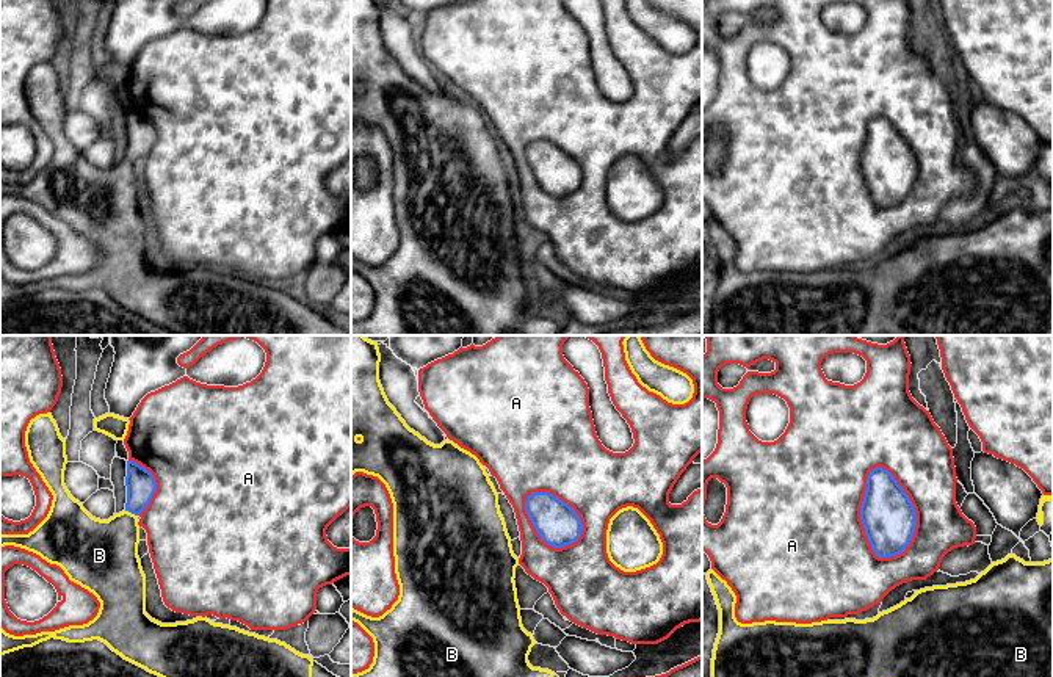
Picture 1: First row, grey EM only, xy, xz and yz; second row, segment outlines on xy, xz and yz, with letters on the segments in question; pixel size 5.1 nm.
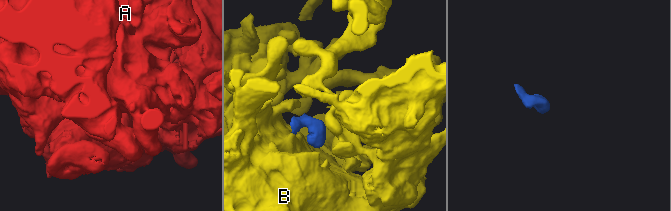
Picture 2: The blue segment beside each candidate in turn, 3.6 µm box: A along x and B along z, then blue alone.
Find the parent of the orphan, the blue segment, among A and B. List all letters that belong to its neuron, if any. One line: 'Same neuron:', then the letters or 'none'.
Same neuron: A

